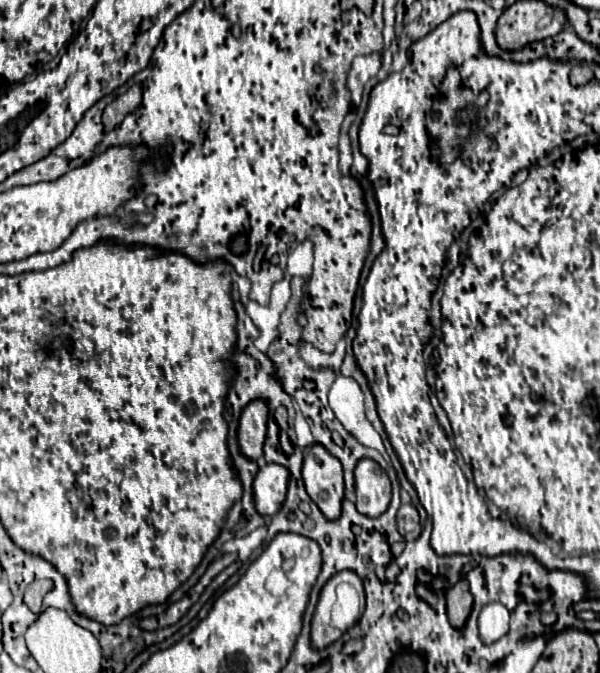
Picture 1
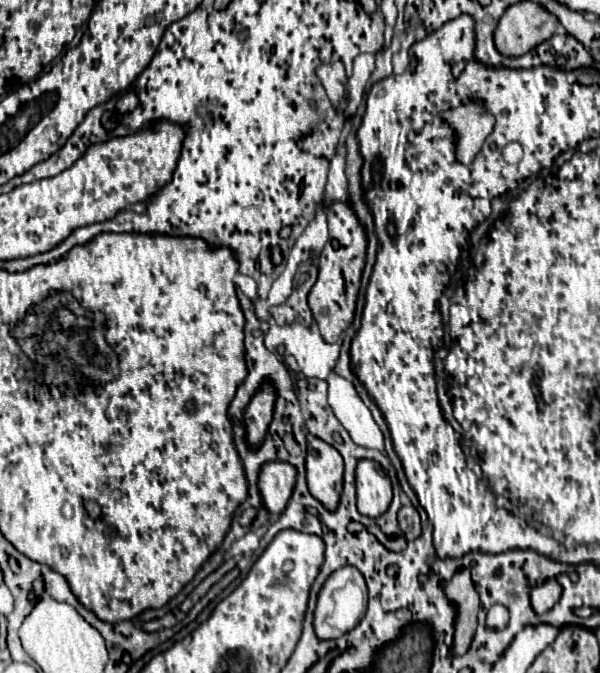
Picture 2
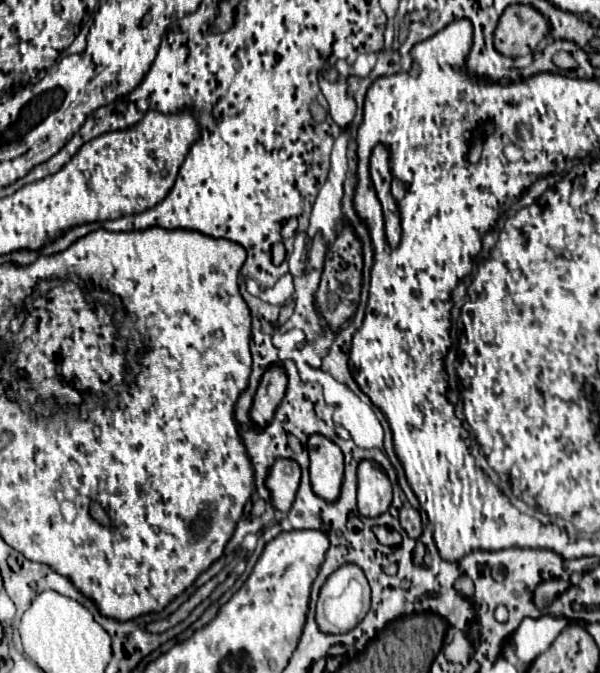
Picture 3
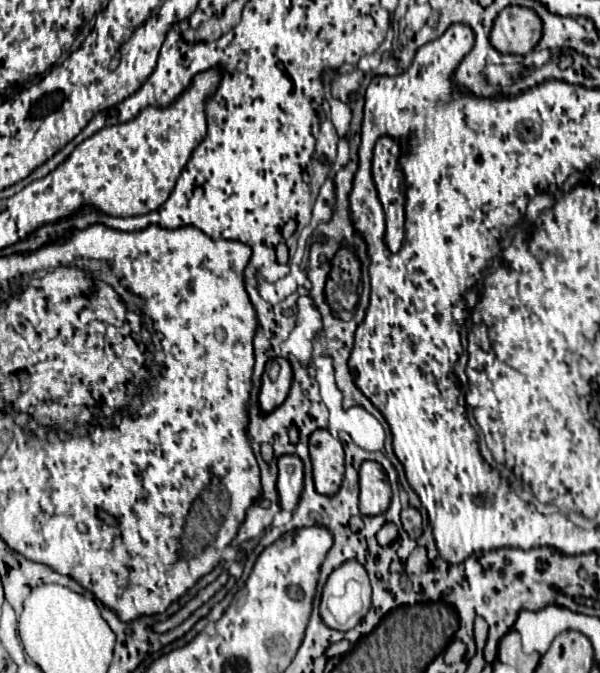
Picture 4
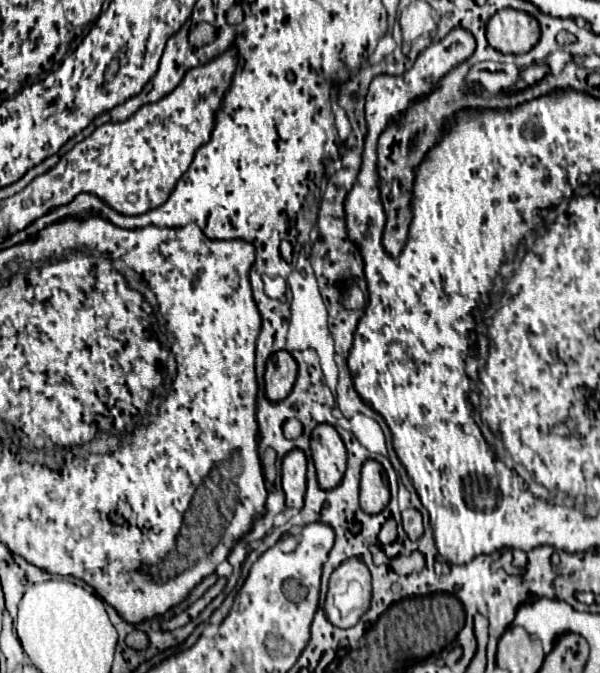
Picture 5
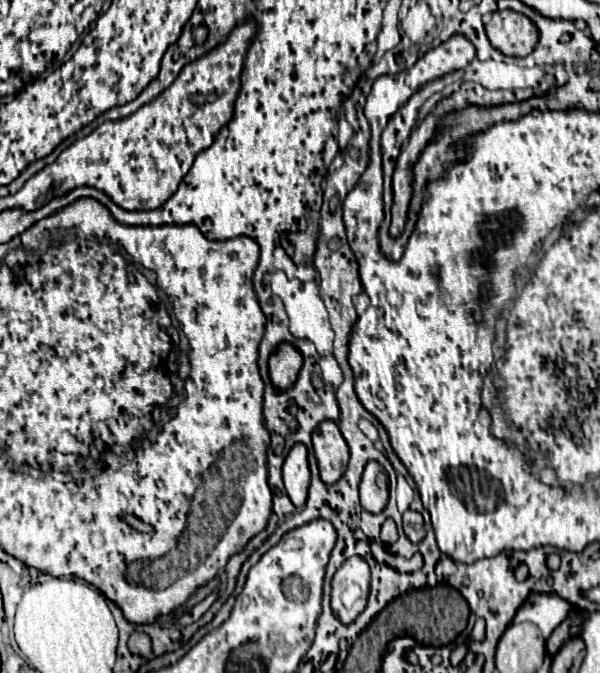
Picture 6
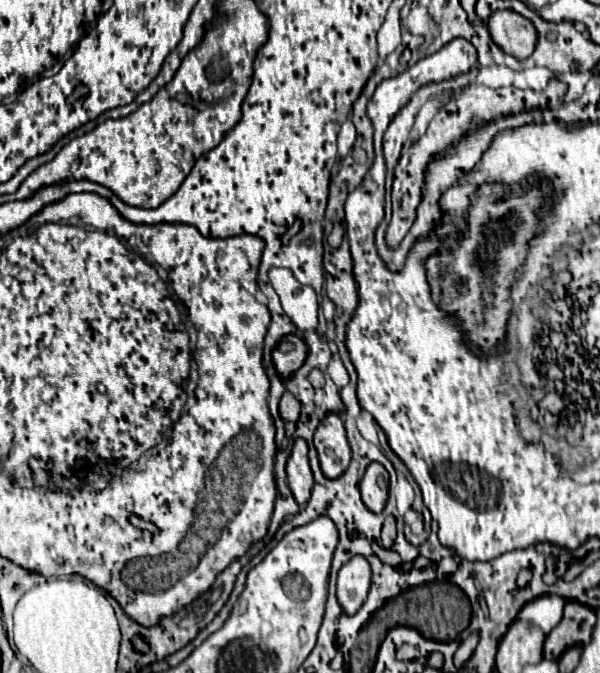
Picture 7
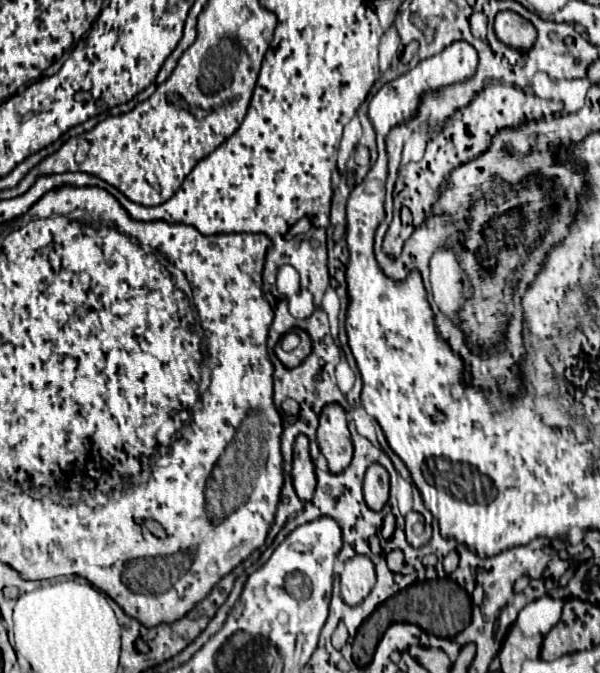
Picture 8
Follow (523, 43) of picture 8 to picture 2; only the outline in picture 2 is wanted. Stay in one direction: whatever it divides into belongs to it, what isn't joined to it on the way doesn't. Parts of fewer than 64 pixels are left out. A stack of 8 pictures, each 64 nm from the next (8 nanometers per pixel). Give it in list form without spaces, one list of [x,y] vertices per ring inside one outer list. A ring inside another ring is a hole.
[[[534,2],[512,4],[498,22],[494,44],[504,56],[524,56],[556,32],[558,20]]]

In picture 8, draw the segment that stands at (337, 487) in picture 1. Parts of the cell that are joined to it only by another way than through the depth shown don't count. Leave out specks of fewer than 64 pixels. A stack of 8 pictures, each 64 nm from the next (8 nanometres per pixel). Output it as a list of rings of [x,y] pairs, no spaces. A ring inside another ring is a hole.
[[[334,402],[326,404],[320,414],[318,426],[320,452],[326,456],[330,472],[342,472],[352,460],[352,440],[348,430],[348,418],[344,408]]]

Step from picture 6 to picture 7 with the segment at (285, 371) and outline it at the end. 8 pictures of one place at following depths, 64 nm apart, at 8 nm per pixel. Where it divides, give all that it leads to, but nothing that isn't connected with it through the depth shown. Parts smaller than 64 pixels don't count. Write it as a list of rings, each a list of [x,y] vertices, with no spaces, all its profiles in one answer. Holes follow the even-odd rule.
[[[298,334],[294,336],[294,346],[296,346],[296,348],[290,350],[290,352],[274,350],[274,354],[272,354],[274,366],[276,366],[276,370],[278,370],[278,374],[280,374],[282,378],[294,374],[294,372],[304,364],[304,360],[306,360],[306,356],[308,356],[308,346],[306,346],[306,342],[304,342],[302,336],[298,336]]]

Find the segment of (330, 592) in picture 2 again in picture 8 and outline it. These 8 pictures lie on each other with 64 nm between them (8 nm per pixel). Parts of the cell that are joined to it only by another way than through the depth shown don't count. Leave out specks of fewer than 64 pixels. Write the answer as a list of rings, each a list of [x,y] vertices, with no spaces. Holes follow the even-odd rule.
[[[354,556],[348,560],[340,572],[340,584],[344,602],[350,606],[360,604],[376,584],[376,570],[372,560],[368,560],[368,556]]]

